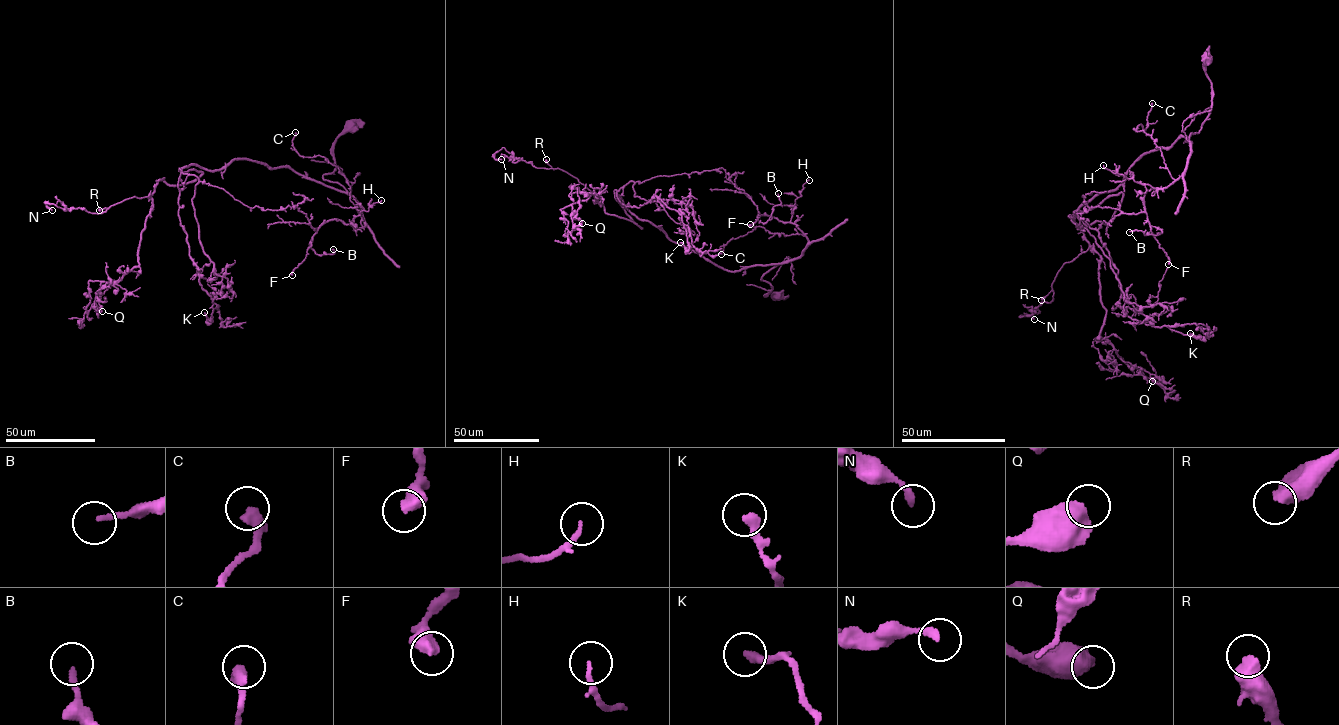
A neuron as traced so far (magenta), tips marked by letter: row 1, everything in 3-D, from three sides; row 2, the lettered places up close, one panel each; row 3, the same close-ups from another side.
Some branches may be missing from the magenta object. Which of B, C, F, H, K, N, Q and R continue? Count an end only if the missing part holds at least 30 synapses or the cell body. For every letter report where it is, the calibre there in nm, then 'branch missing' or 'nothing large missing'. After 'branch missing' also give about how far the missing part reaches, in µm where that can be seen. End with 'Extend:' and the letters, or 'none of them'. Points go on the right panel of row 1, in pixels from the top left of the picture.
B: (1129, 232) | 180 nm | nothing large missing
C: (1152, 103) | 420 nm | nothing large missing
F: (1168, 264) | 550 nm | nothing large missing
H: (1103, 165) | 170 nm | nothing large missing
K: (1190, 333) | 320 nm | nothing large missing
N: (1034, 319) | 240 nm | nothing large missing
Q: (1152, 381) | 650 nm | nothing large missing
R: (1041, 300) | 550 nm | nothing large missing
Extend: none of them

